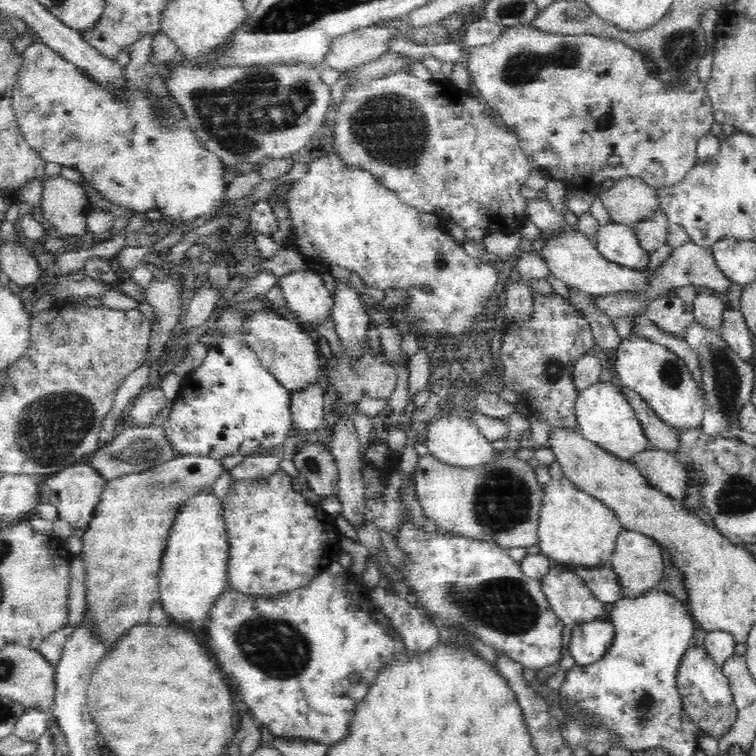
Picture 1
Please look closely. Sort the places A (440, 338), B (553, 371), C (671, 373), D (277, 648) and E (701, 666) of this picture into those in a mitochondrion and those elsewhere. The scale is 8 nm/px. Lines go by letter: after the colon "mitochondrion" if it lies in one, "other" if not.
A: other
B: mitochondrion
C: mitochondrion
D: mitochondrion
E: other

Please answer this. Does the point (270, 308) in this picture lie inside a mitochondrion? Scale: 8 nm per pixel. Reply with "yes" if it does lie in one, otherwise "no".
no

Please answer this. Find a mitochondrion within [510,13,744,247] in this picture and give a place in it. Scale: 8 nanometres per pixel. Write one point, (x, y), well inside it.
(680, 48)

